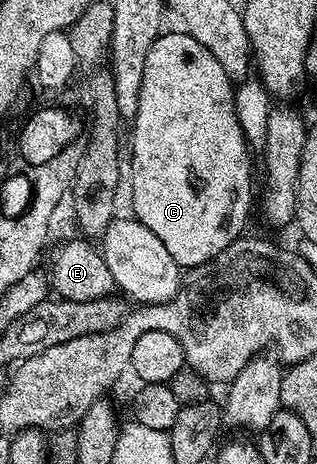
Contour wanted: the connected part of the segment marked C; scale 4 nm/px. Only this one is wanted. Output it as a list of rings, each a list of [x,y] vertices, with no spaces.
[[[177,31],[177,33],[161,32],[157,37],[154,47],[150,47],[150,55],[146,55],[146,71],[142,71],[142,87],[138,95],[138,111],[132,129],[132,209],[136,220],[141,221],[158,239],[162,239],[162,247],[170,251],[170,255],[181,267],[195,267],[204,265],[210,259],[214,259],[230,243],[234,243],[245,232],[244,224],[248,221],[248,212],[254,209],[254,189],[252,193],[252,157],[248,140],[244,138],[242,127],[238,123],[238,111],[236,110],[236,91],[232,78],[226,75],[222,63],[198,43],[189,33]]]

